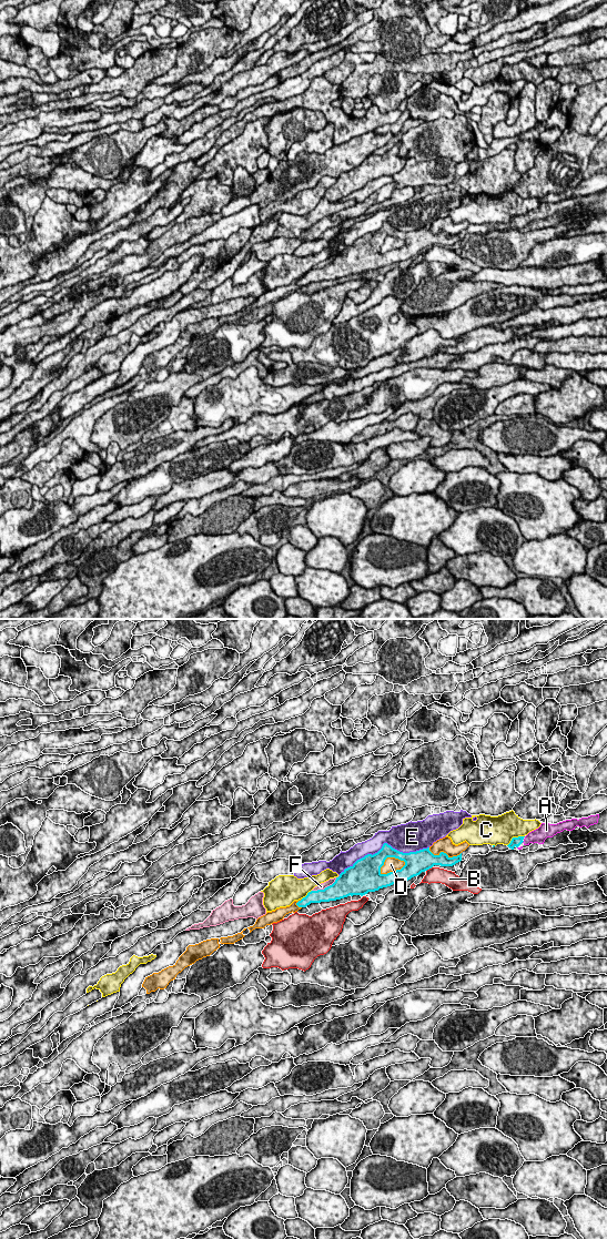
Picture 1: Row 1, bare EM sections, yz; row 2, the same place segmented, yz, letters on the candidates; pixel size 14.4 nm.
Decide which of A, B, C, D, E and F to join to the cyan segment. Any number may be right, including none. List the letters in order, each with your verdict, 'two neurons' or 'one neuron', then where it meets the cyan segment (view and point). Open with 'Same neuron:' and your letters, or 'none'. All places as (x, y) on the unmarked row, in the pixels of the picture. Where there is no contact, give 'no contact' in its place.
Same neuron: A
A: one neuron | no contact
B: two neurons | yz (428, 247)
C: two neurons | yz (514, 216)
D: two neurons | yz (393, 250)
E: two neurons | yz (383, 223)
F: two neurons | yz (325, 266)

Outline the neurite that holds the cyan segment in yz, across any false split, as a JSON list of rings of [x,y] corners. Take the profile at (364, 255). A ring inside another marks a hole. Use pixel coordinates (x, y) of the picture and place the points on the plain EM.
[[[384,222],[375,233],[367,233],[345,247],[335,261],[324,268],[311,270],[296,282],[299,286],[306,286],[311,282],[341,278],[353,274],[365,274],[380,267],[411,258],[432,247],[434,244],[453,245],[462,240],[462,232],[449,236],[441,231],[434,234],[429,226],[416,231],[403,232]],[[387,236],[395,236],[405,241],[401,248],[381,252],[381,246]]]

